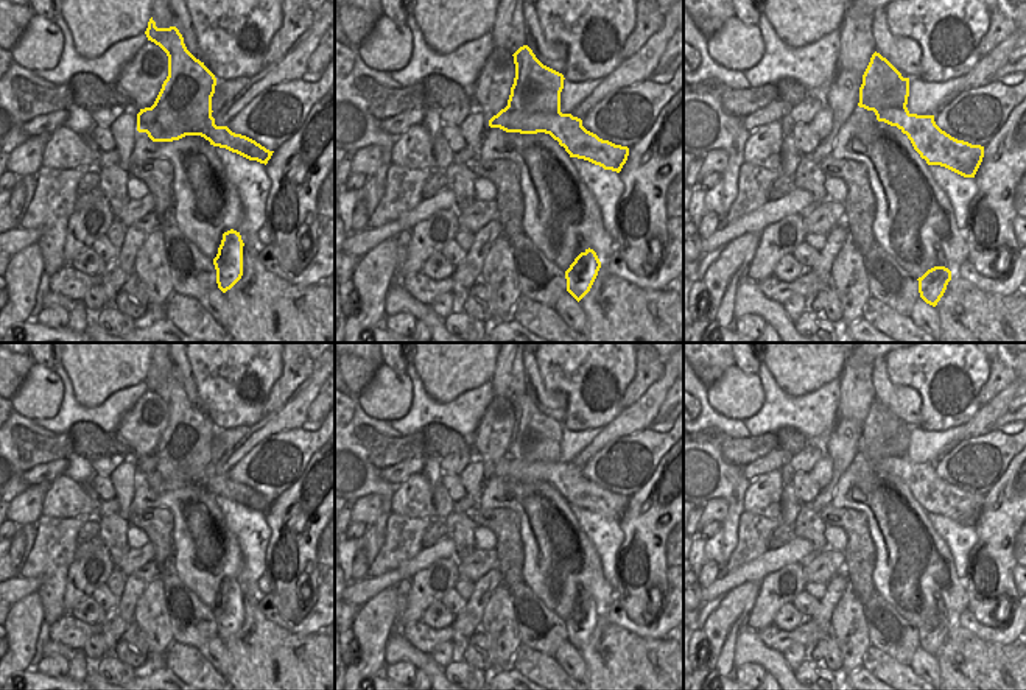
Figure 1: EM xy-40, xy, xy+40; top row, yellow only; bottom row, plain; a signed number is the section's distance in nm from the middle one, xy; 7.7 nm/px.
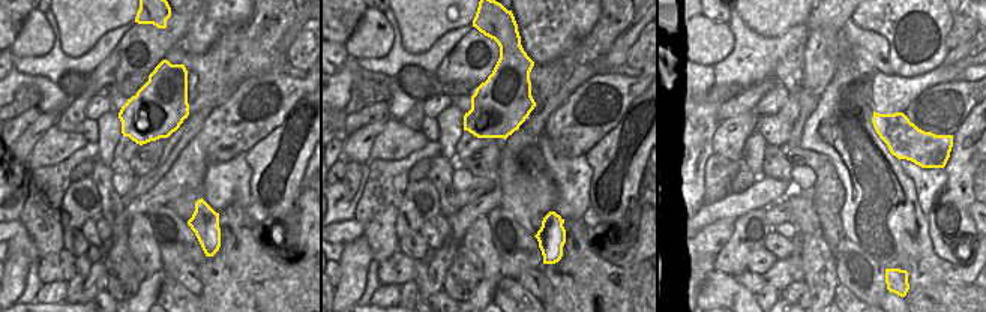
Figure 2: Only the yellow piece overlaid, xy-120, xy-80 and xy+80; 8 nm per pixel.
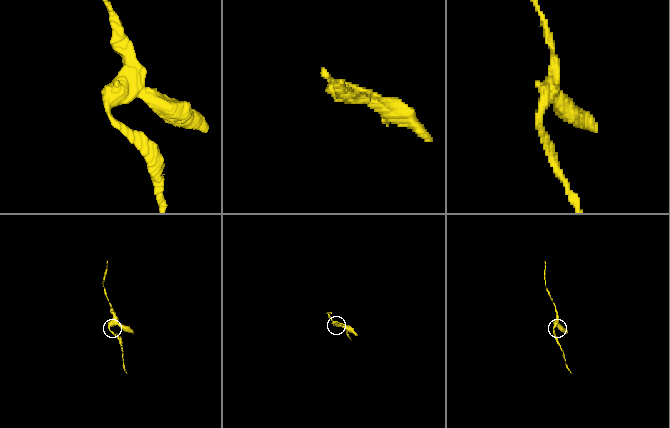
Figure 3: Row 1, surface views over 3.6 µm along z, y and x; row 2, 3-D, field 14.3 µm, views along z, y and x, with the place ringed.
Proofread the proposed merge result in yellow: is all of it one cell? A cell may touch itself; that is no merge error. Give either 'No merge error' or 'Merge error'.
Merge error.

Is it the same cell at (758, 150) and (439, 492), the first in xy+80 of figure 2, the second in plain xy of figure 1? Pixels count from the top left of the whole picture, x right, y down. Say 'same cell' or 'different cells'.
same cell

